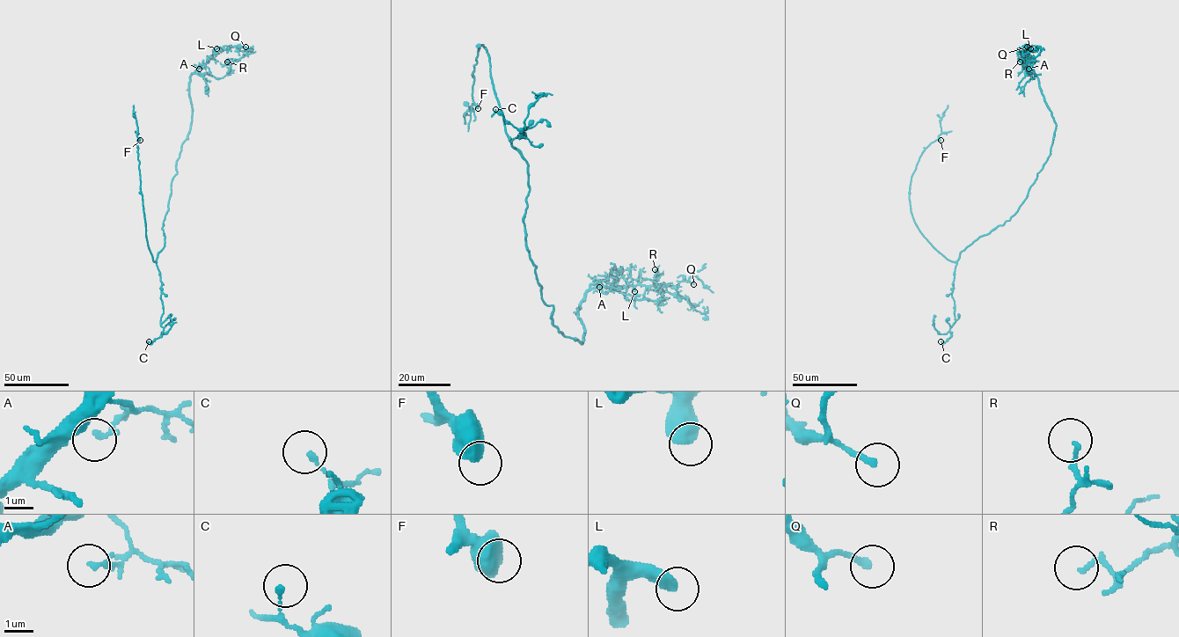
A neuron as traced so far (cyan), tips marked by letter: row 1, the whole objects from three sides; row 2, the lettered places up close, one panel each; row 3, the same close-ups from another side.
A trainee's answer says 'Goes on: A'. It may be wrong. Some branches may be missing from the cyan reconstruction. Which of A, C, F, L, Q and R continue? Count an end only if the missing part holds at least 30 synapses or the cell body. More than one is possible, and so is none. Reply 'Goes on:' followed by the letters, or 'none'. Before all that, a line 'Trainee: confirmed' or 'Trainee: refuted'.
Trainee: refuted
Goes on: none

